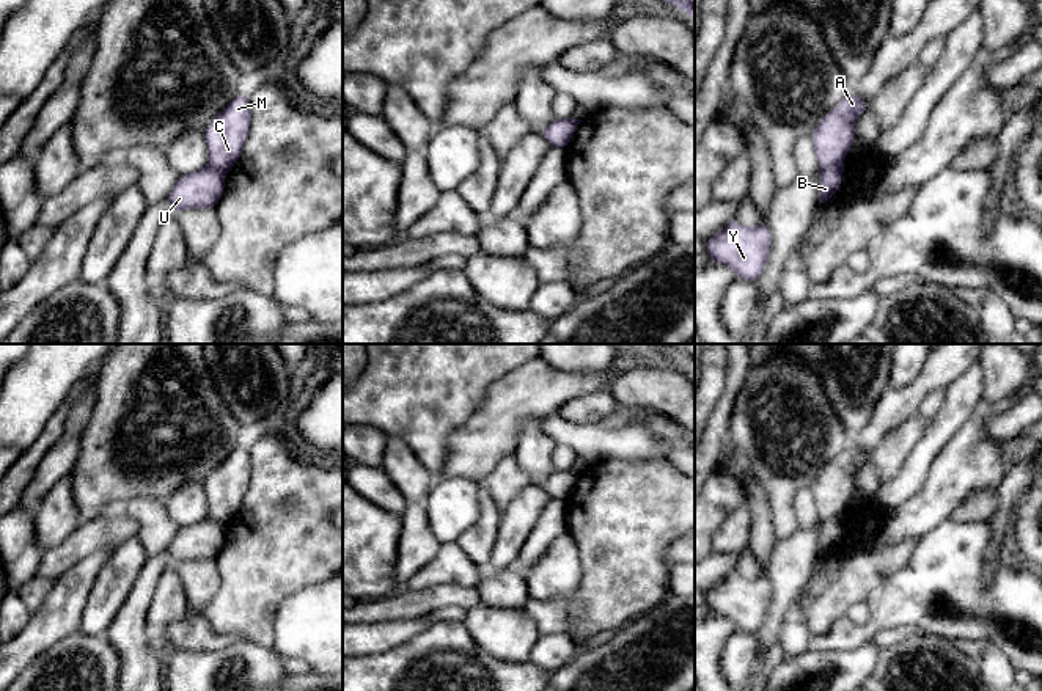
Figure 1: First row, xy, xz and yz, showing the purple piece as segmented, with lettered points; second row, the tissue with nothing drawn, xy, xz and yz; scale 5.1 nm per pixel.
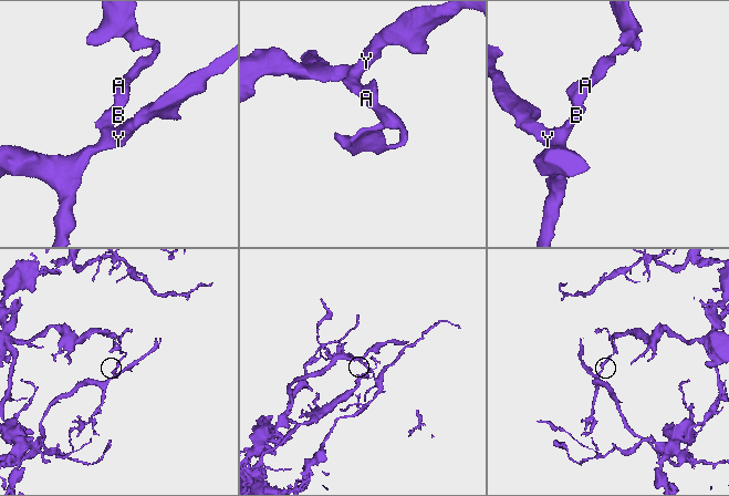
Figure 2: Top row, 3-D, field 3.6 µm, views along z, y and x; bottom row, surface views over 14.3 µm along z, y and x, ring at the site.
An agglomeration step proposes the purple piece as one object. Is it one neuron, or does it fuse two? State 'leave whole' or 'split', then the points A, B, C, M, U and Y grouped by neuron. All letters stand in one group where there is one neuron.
split; A C M / B U Y

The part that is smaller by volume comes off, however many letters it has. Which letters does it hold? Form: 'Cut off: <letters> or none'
Cut off: B, U, Y

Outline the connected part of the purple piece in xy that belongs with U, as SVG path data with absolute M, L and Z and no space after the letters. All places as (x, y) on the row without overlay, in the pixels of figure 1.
M207 515L195 525L179 528L167 548L171 565L187 561L217 559L225 543L225 526L223 521Z

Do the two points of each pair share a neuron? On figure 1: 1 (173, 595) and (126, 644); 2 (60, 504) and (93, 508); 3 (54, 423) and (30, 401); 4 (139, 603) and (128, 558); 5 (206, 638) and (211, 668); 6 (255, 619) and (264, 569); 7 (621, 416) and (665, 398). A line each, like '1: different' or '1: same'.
1: different
2: different
3: different
4: different
5: different
6: same
7: different

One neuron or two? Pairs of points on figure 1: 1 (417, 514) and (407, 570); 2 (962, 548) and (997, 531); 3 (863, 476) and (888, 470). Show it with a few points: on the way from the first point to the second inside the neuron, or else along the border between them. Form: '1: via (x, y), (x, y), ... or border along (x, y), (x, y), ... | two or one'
1: via (415, 528), (415, 550), (410, 556) | one
2: border along (987, 523), (989, 547), (984, 555), (983, 570) | two
3: border along (869, 460), (880, 484) | two

